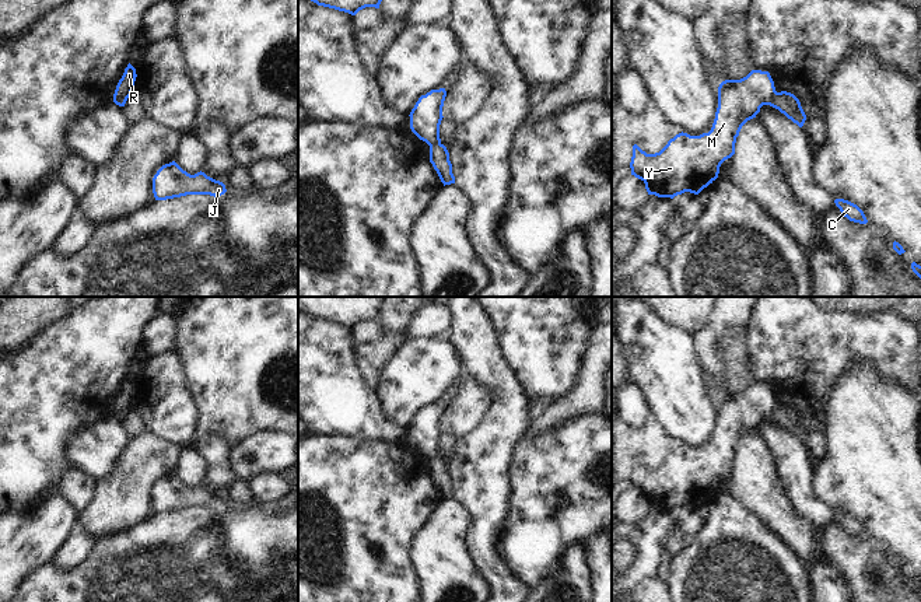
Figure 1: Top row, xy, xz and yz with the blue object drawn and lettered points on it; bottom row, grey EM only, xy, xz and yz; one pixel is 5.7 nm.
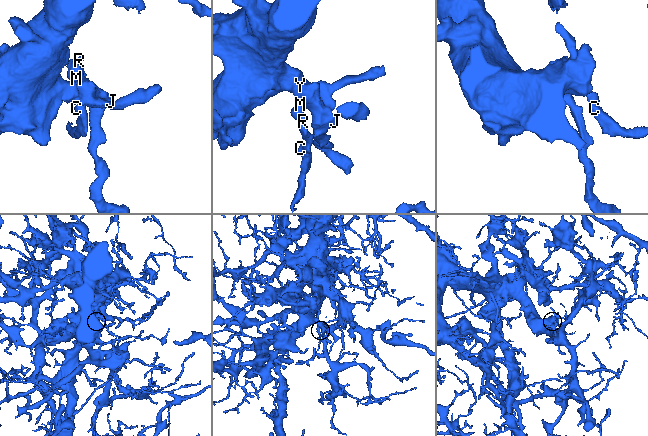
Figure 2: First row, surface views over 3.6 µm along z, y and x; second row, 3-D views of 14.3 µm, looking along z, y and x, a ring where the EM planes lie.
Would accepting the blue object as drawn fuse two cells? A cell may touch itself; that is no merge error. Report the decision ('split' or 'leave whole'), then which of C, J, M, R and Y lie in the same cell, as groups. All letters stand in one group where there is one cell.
split; groups C / J M R Y

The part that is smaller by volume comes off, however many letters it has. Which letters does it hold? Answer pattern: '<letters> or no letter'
C

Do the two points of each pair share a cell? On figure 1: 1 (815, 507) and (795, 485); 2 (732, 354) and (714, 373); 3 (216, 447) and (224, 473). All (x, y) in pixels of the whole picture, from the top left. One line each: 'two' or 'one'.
1: one
2: two
3: one

